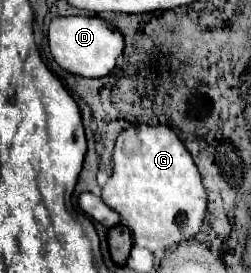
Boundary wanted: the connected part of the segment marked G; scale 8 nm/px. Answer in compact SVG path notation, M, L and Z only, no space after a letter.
M147 124L131 126L119 134L113 152L113 174L103 186L101 198L127 220L135 246L151 252L195 236L207 208L199 170L183 142L171 128Z

